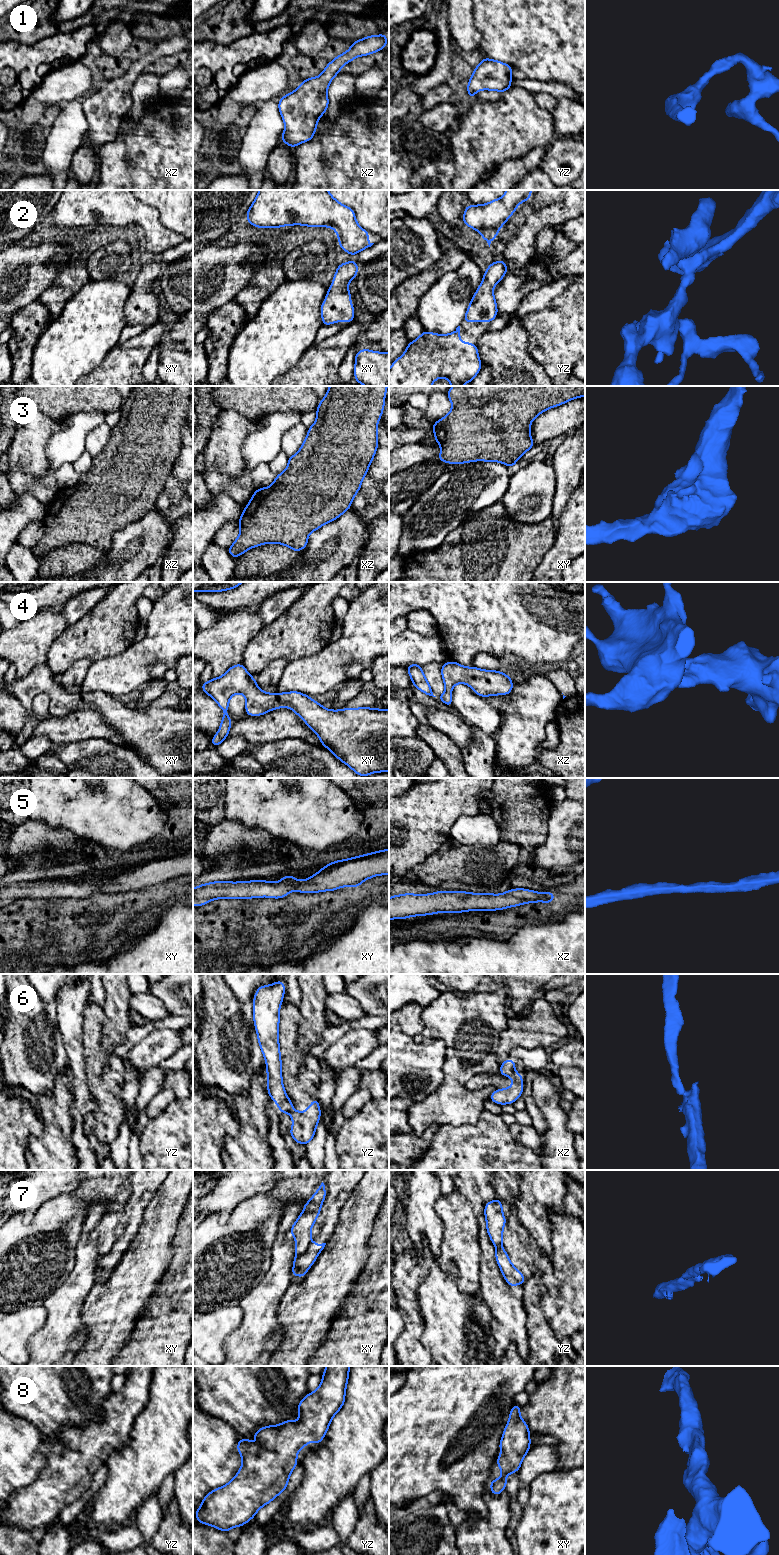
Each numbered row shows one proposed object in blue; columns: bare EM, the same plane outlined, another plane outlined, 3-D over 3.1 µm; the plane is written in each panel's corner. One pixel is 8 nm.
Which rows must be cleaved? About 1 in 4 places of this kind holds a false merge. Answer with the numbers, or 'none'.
6, 7

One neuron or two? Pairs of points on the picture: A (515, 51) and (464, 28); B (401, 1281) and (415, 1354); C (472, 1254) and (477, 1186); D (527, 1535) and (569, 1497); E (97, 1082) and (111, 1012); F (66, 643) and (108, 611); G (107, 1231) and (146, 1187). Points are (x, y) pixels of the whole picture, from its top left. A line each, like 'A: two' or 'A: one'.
A: two
B: one
C: one
D: one
E: two
F: one
G: two

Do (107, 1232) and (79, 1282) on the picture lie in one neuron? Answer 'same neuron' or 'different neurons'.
different neurons

